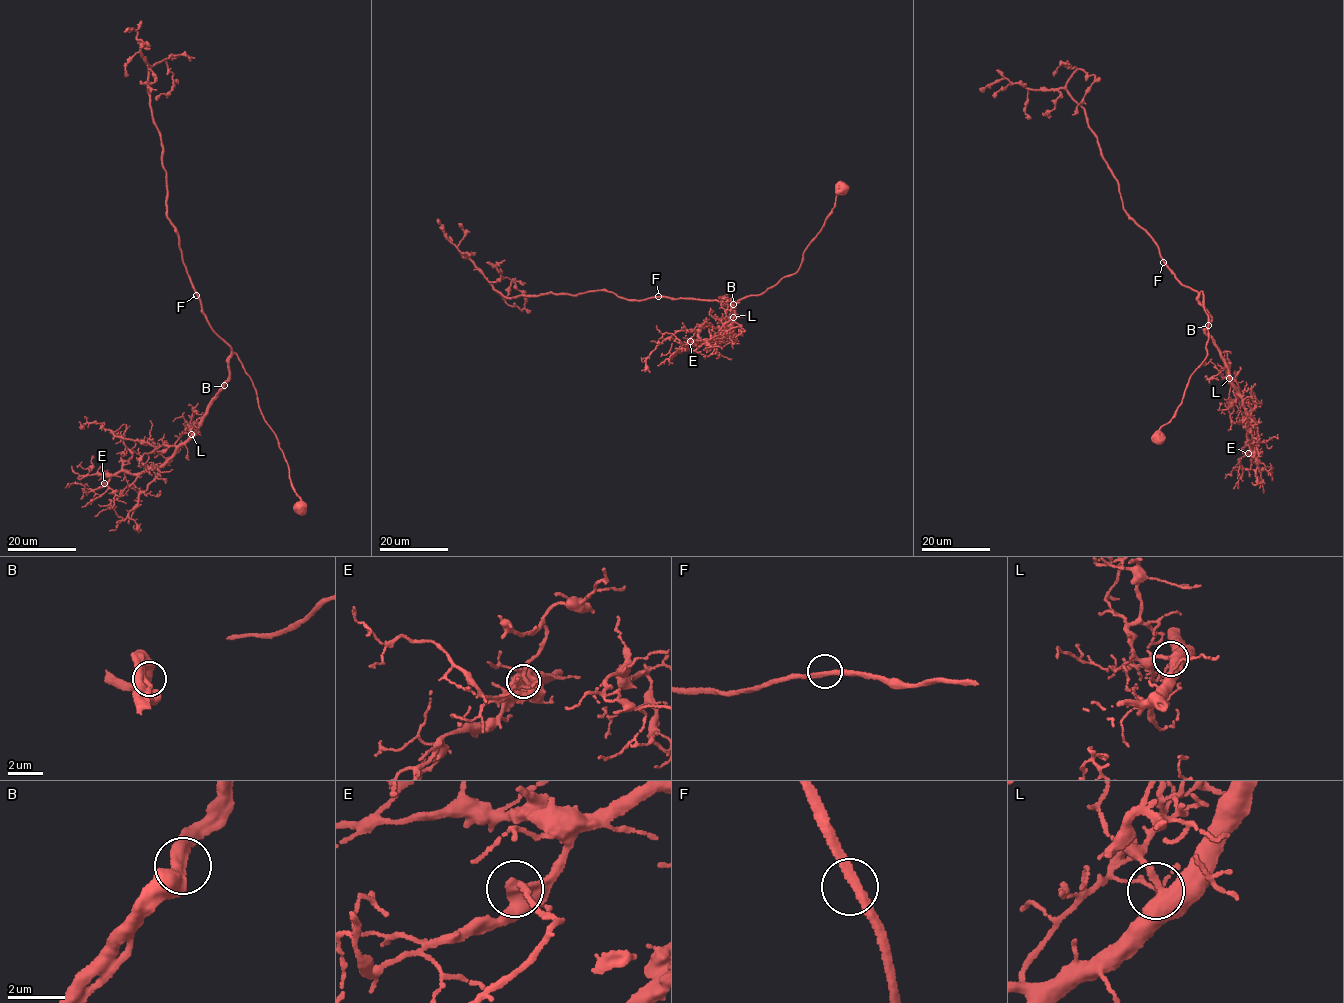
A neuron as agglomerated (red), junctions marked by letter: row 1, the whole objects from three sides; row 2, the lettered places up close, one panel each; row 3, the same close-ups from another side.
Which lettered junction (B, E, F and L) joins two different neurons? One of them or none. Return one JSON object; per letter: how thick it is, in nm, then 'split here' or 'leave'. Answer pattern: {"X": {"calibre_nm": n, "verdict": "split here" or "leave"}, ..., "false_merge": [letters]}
{"B": {"calibre_nm": 420, "verdict": "leave"}, "E": {"calibre_nm": 360, "verdict": "leave"}, "F": {"calibre_nm": 300, "verdict": "leave"}, "L": {"calibre_nm": 440, "verdict": "leave"}, "false_merge": []}

